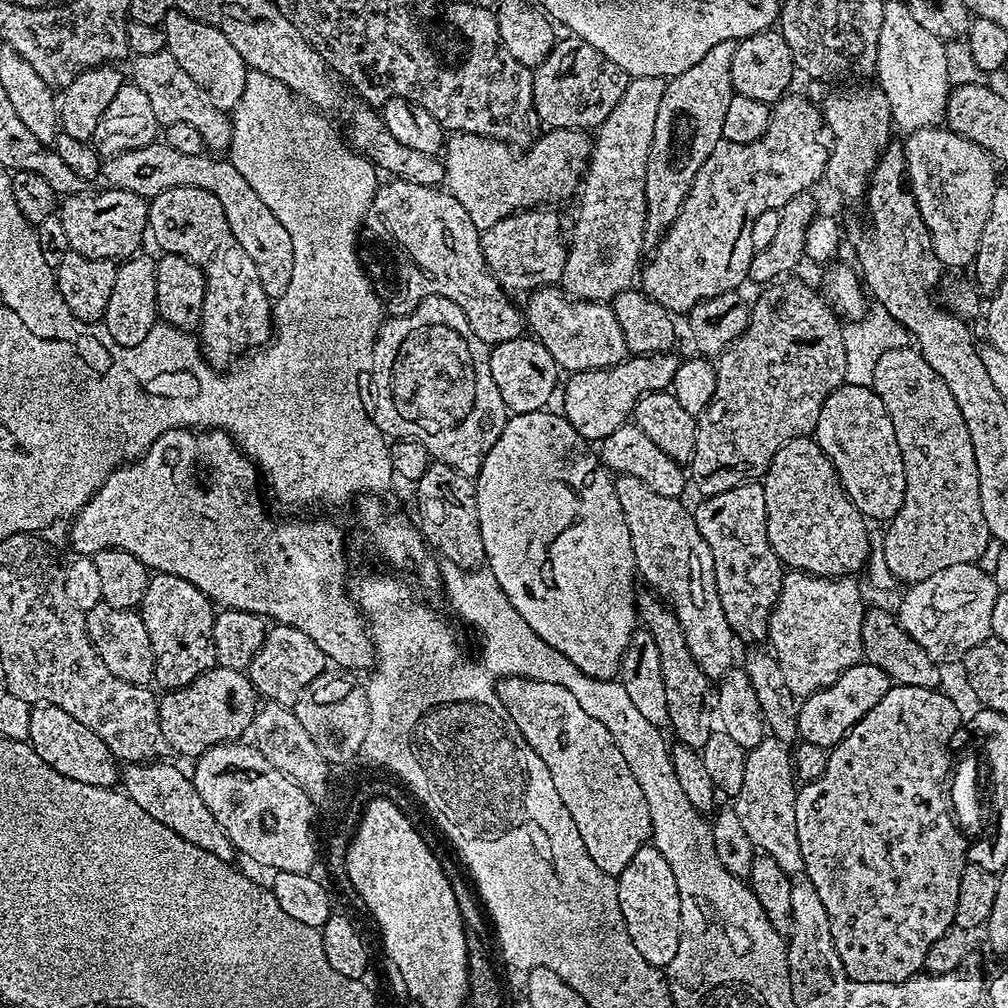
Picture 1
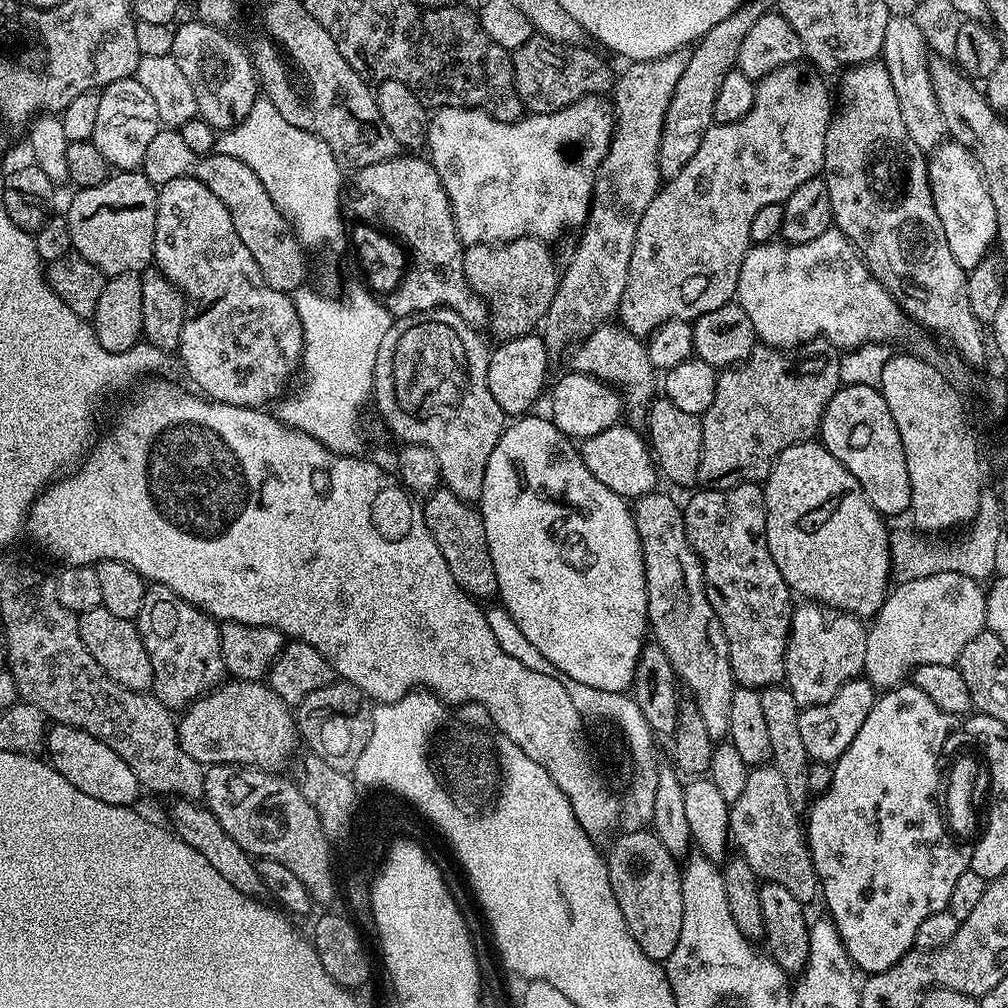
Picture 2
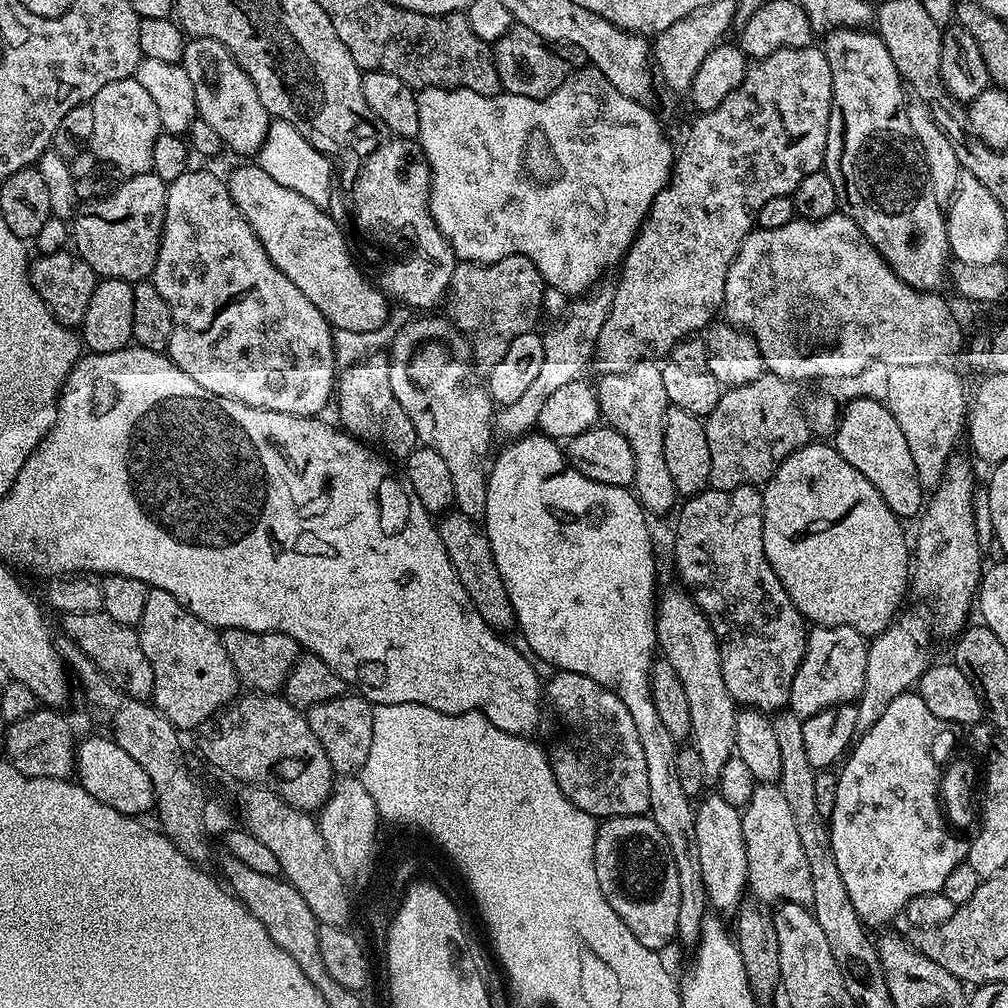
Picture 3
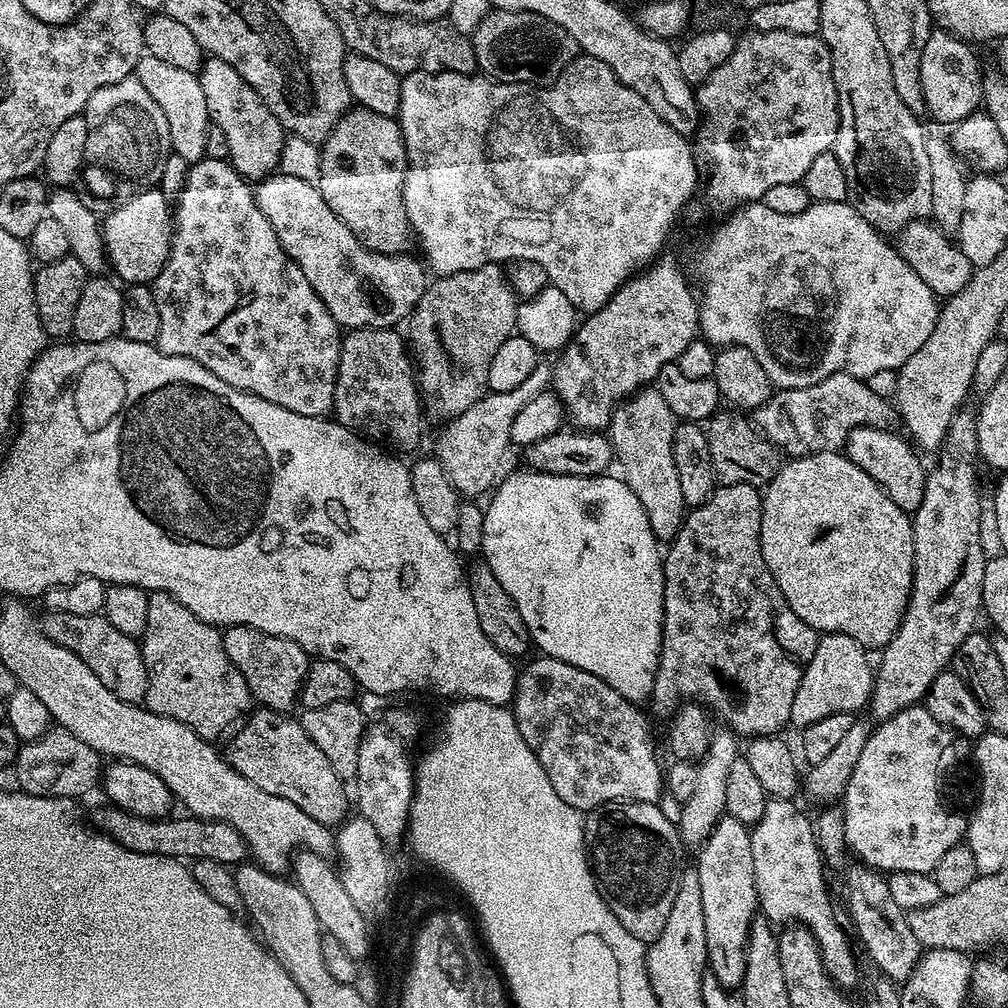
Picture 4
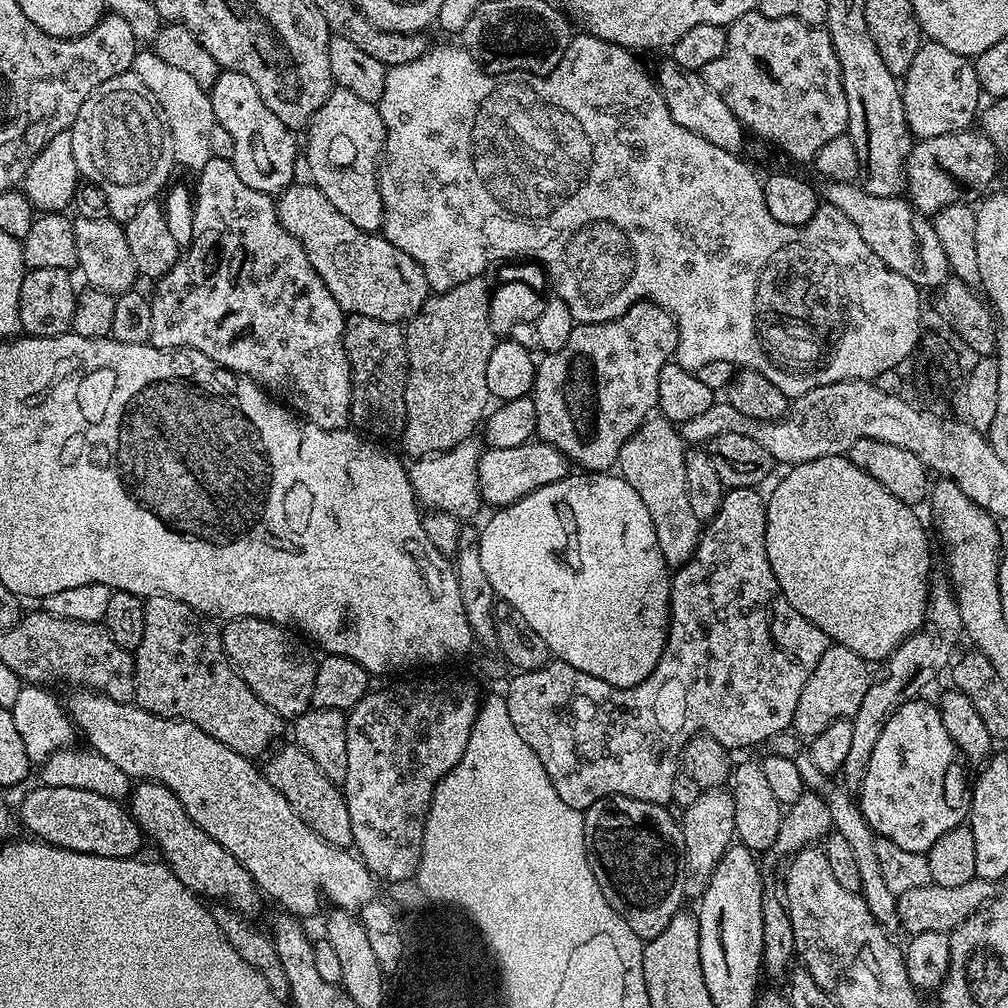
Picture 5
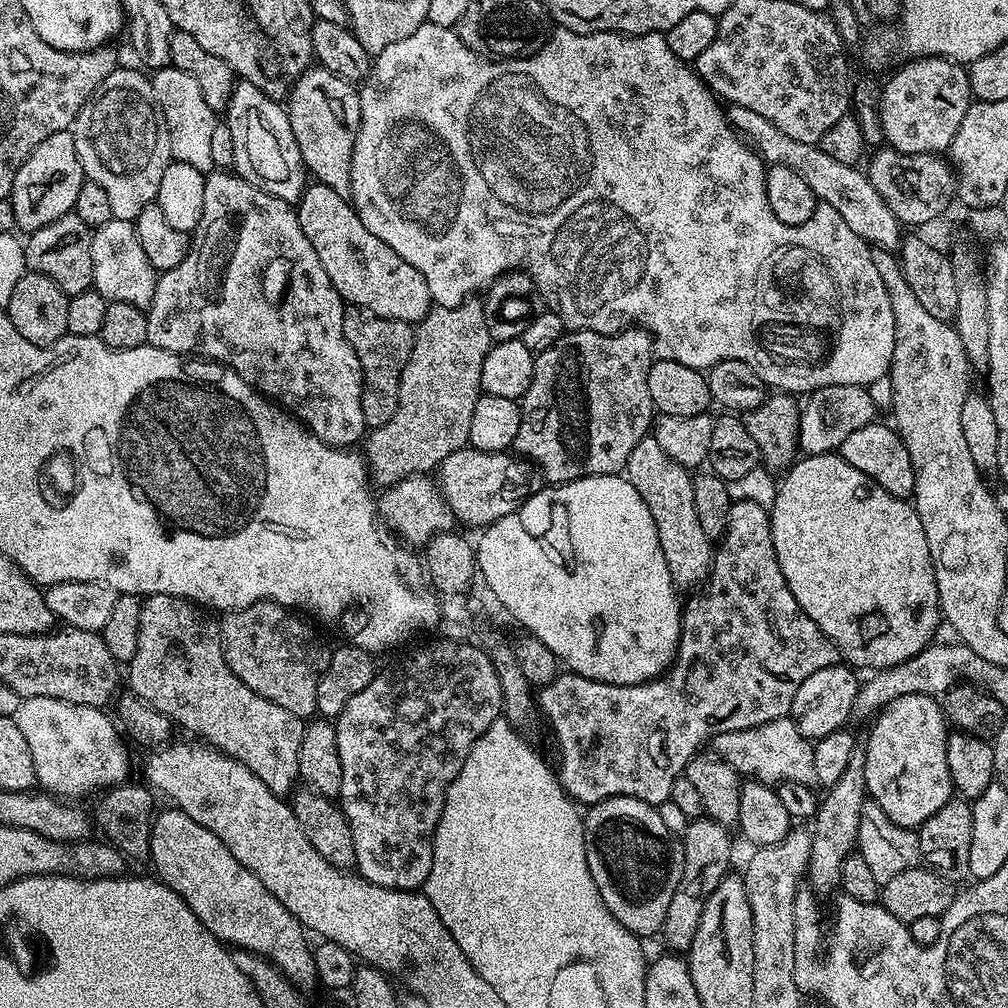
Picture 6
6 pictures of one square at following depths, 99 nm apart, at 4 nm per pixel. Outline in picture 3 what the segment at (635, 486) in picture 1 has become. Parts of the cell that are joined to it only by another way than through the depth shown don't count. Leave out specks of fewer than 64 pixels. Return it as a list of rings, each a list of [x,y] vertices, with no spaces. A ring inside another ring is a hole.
[[[683,587],[668,588],[659,593],[656,605],[656,643],[663,659],[674,666],[682,686],[686,689],[686,703],[690,705],[691,743],[698,750],[705,770],[704,779],[719,781],[722,766],[734,755],[734,722],[738,705],[732,699],[726,682],[722,679],[720,642],[716,639],[710,622],[696,601]]]

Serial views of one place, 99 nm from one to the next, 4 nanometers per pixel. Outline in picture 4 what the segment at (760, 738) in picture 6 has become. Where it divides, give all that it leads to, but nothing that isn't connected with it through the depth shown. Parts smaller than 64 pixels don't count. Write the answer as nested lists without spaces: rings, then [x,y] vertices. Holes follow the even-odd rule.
[[[852,862],[849,863],[843,876],[844,884],[848,887],[848,916],[852,919],[853,924],[851,927],[854,929],[855,937],[857,934],[861,944],[868,951],[869,958],[876,963],[873,964],[875,971],[881,972],[883,976],[887,976],[893,982],[905,981],[920,960],[922,949],[918,938],[914,938],[914,930],[910,930],[908,913],[902,906],[898,906],[898,902],[894,902],[894,898],[890,894],[890,886],[885,873],[877,872],[863,863]]]

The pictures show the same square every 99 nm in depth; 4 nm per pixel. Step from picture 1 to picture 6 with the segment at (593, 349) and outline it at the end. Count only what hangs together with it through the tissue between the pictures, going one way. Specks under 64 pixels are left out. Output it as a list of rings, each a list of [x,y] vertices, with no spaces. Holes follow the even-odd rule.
[[[651,434],[644,436],[638,446],[634,446],[624,472],[630,486],[634,486],[642,502],[646,502],[650,518],[654,518],[658,542],[662,542],[662,555],[666,558],[666,566],[670,566],[670,578],[676,583],[677,589],[695,589],[703,585],[712,572],[714,544],[706,530],[702,530],[694,510],[693,473],[674,462],[674,458],[670,458],[670,454],[658,446],[656,437]]]

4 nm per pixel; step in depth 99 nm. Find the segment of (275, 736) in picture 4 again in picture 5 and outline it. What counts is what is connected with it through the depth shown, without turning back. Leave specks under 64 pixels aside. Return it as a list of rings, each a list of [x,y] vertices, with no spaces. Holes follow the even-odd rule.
[[[288,742],[285,748],[279,748],[277,747],[263,761],[265,764],[262,764],[264,777],[270,782],[270,786],[274,786],[274,790],[278,790],[282,798],[286,798],[286,802],[290,802],[298,818],[302,818],[302,822],[306,822],[306,826],[310,826],[314,834],[326,838],[326,842],[334,846],[351,849],[353,843],[350,810],[346,806],[346,798],[341,785],[326,778],[326,774],[318,770],[318,762],[314,762],[314,758],[310,758],[310,754],[306,754],[306,750],[302,750],[296,743]]]

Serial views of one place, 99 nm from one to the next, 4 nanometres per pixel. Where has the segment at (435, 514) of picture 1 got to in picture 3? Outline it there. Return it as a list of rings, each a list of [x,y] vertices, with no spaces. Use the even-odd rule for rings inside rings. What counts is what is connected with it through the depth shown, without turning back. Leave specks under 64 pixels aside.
[[[455,510],[443,513],[439,517],[438,527],[442,546],[446,546],[446,554],[450,554],[454,574],[458,574],[458,582],[466,586],[466,594],[470,594],[470,602],[474,602],[474,610],[482,614],[482,622],[486,622],[486,626],[501,634],[513,631],[516,628],[514,606],[510,606],[510,598],[506,594],[502,574],[498,574],[498,562],[494,562],[494,550],[488,541],[487,532],[471,516]]]

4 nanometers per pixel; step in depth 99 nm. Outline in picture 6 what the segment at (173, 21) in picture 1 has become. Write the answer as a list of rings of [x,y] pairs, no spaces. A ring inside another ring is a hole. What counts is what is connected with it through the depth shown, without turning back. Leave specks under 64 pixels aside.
[[[240,80],[226,109],[226,122],[234,137],[234,171],[247,184],[279,200],[299,201],[306,187],[306,169],[285,105],[272,100],[258,86]]]

